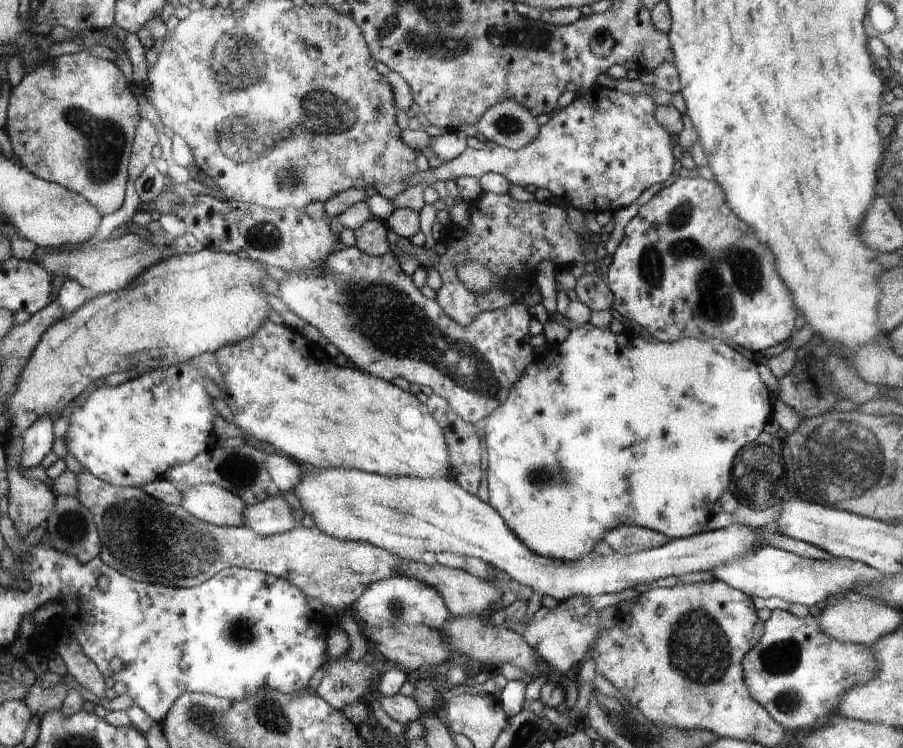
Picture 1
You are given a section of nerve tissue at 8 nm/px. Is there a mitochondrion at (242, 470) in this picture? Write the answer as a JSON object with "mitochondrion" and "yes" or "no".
{"mitochondrion":"yes"}

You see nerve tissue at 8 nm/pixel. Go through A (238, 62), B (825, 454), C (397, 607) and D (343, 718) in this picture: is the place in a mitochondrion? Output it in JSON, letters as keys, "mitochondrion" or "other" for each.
{"A":"mitochondrion","B":"mitochondrion","C":"mitochondrion","D":"other"}

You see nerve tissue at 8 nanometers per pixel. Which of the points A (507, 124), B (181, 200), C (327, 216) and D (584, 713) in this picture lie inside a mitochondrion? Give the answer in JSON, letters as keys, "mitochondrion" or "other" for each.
{"A":"mitochondrion","B":"mitochondrion","C":"other","D":"other"}

